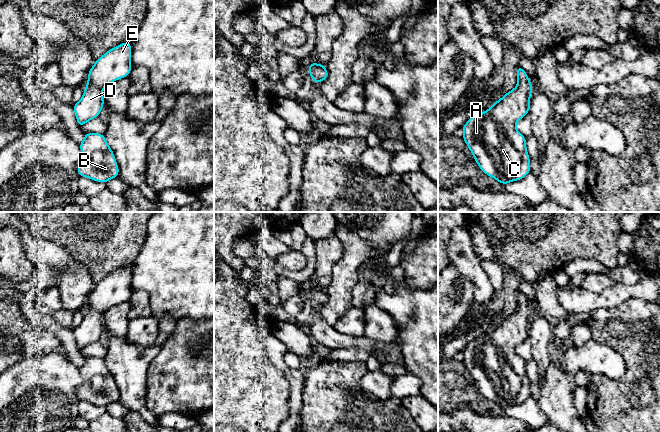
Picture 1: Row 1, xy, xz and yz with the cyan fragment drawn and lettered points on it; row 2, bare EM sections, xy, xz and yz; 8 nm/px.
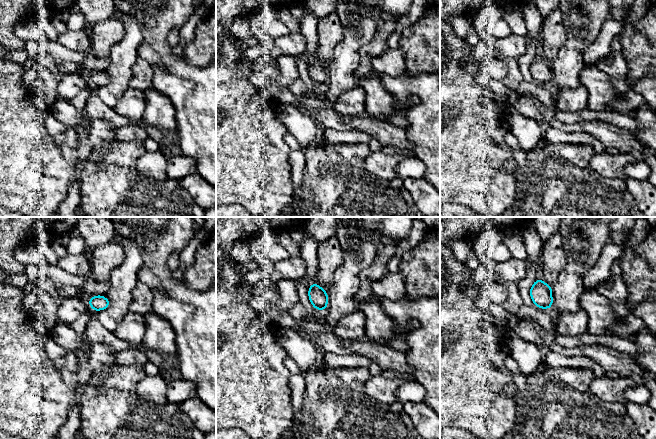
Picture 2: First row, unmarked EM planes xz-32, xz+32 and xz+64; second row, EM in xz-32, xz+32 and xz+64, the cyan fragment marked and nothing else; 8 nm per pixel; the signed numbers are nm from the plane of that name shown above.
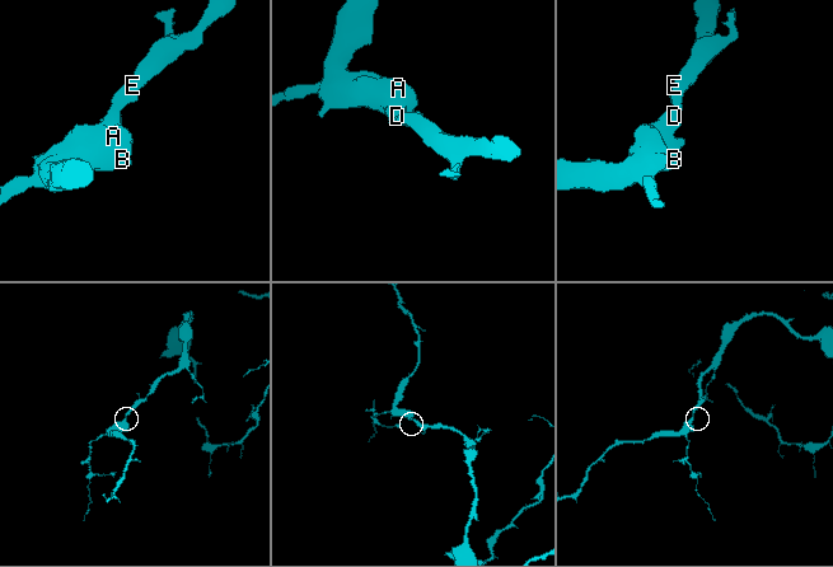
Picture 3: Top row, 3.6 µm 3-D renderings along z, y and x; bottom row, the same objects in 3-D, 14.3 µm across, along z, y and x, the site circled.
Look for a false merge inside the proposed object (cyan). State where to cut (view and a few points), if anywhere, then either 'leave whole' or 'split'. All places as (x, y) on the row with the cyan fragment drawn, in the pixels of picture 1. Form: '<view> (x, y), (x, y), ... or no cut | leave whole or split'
no cut | leave whole

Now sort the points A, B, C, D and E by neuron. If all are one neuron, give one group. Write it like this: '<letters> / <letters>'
A B C D E

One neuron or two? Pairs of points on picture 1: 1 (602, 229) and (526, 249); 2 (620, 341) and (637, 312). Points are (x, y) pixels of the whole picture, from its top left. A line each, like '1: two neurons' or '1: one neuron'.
1: one neuron
2: one neuron

